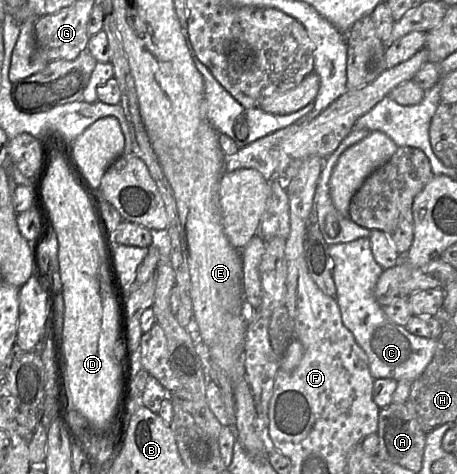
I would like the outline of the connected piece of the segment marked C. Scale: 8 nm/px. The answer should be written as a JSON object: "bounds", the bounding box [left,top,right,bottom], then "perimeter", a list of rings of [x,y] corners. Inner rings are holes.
{"bounds":[329,237,437,381],"perimeter":[[[369,237],[329,245],[329,254],[333,260],[336,301],[342,322],[366,353],[372,377],[391,378],[396,381],[406,378],[414,381],[431,362],[437,339],[413,335],[404,326],[394,324],[386,317],[373,295],[383,268],[373,257]]]}

